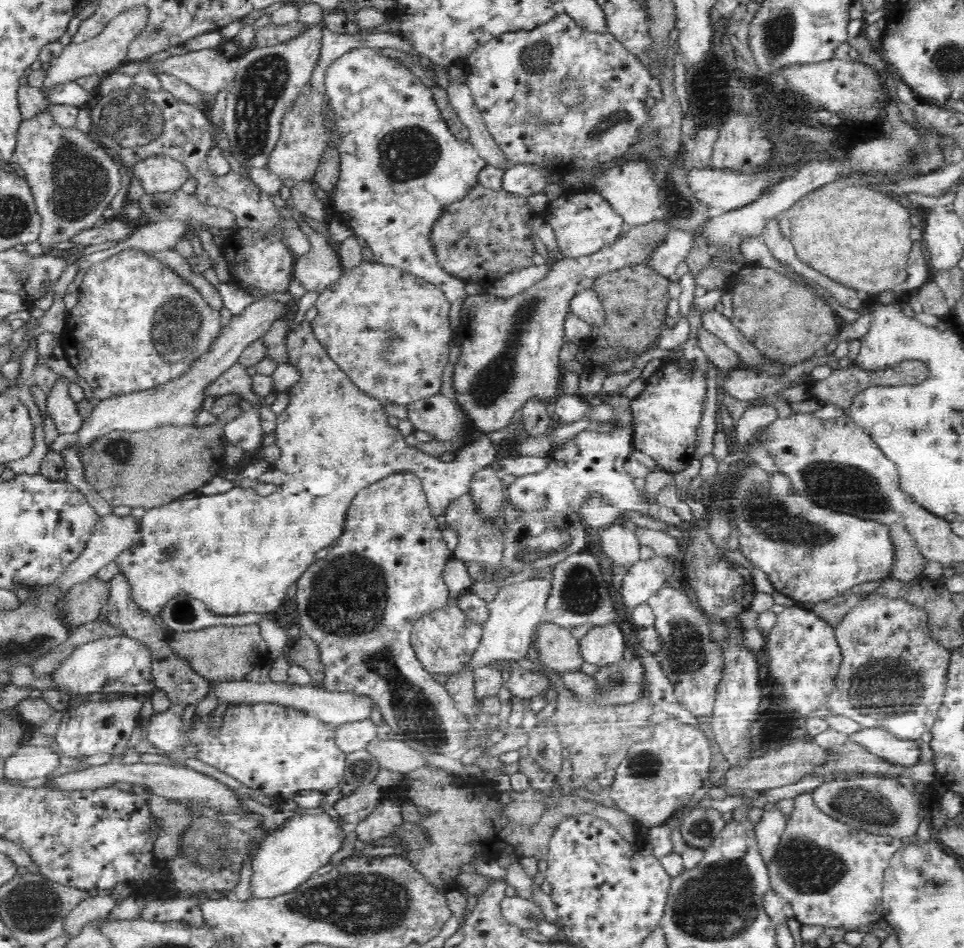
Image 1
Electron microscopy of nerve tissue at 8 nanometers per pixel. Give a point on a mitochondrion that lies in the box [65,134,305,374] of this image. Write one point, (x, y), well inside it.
(177, 329)

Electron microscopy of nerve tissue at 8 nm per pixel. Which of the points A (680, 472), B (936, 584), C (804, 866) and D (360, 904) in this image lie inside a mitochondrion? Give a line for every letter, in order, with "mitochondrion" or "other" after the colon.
A: other
B: other
C: mitochondrion
D: mitochondrion

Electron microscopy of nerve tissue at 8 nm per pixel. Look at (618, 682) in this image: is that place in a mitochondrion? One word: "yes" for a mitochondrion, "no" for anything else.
yes

